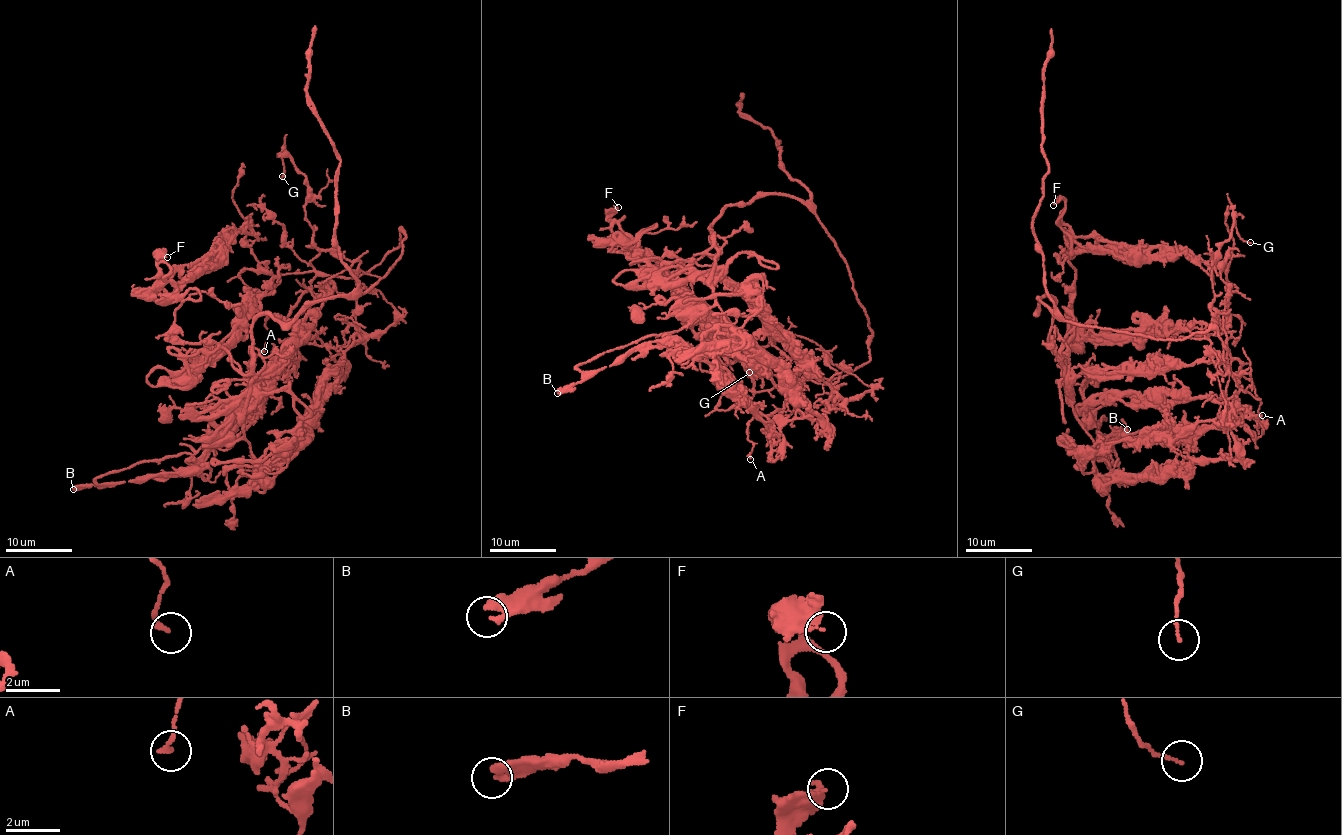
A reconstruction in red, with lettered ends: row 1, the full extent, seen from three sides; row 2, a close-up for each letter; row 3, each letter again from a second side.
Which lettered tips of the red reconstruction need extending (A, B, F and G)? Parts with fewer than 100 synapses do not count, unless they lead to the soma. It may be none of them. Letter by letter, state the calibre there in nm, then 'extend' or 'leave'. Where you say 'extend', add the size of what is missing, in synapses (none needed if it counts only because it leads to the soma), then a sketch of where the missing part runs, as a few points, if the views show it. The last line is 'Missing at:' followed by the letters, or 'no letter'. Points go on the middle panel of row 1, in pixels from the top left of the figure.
A: 200 nm thick; leave
B: 180 nm thick; leave
F: 240 nm thick; leave
G: 100 nm thick; leave
Missing at: no letter

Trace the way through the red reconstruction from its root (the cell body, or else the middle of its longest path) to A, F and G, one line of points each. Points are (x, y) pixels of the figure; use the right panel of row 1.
A: (1134, 334), (1178, 340), (1215, 329), (1222, 358), (1223, 345), (1242, 364), (1237, 380), (1252, 383), (1262, 415)
F: (1134, 334), (1058, 319), (1039, 299), (1039, 311), (1047, 295), (1051, 349), (1074, 334), (1053, 205)
G: (1134, 334), (1178, 340), (1214, 329), (1227, 363), (1226, 333), (1211, 312), (1214, 255), (1233, 217), (1250, 242)

